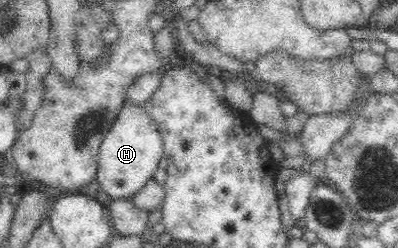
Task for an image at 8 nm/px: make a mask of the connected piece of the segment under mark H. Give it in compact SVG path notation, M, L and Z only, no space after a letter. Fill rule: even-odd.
M126 100L118 115L119 118L104 135L99 146L99 160L94 178L112 200L132 199L136 196L146 182L153 179L154 172L158 170L158 162L163 156L163 140L158 126L148 117L144 107L134 106Z

